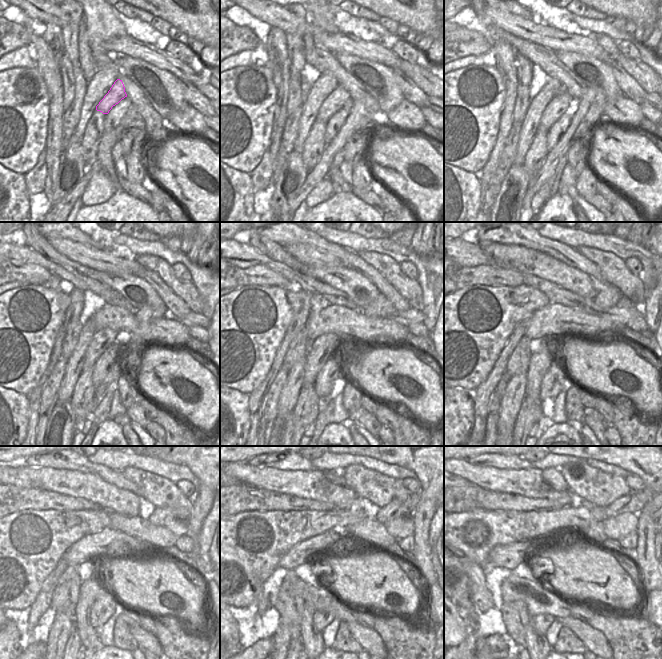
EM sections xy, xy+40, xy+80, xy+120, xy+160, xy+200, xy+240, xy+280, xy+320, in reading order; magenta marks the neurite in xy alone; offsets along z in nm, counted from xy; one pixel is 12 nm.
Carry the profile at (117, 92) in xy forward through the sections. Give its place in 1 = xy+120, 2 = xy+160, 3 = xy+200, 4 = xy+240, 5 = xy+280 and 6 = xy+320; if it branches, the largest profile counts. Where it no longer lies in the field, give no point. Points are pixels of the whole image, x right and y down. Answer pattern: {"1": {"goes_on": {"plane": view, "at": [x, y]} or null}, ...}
{"1": {"goes_on": {"plane": "xy+120", "at": [103, 338]}}, "2": {"goes_on": {"plane": "xy+160", "at": [323, 347]}}, "3": {"goes_on": {"plane": "xy+200", "at": [540, 361]}}, "4": {"goes_on": {"plane": "xy+240", "at": [90, 589]}}, "5": {"goes_on": {"plane": "xy+280", "at": [312, 639]}}, "6": {"goes_on": {"plane": "xy+320", "at": [538, 647]}}}

